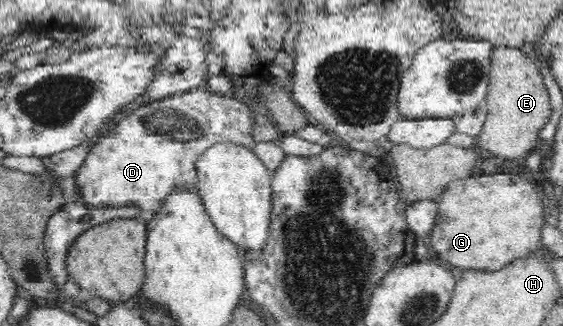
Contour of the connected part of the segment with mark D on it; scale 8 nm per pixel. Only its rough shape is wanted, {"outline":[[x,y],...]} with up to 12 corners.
{"outline":[[204,86],[137,105],[74,178],[153,215],[196,159],[253,149],[254,107]]}

